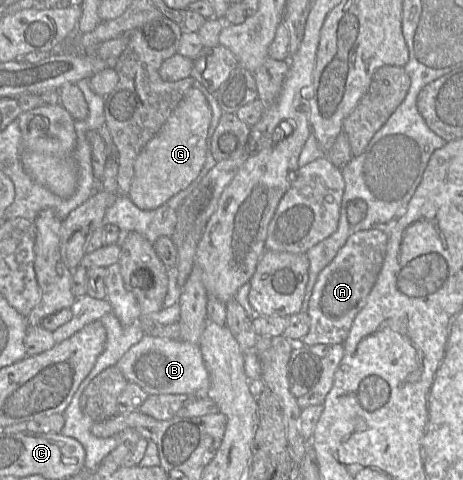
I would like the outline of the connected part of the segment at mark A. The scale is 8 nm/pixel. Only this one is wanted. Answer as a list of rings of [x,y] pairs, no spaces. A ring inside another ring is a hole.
[[[371,229],[354,231],[335,258],[318,275],[309,301],[310,330],[301,344],[343,344],[356,315],[362,310],[378,278],[387,251],[389,235]]]

